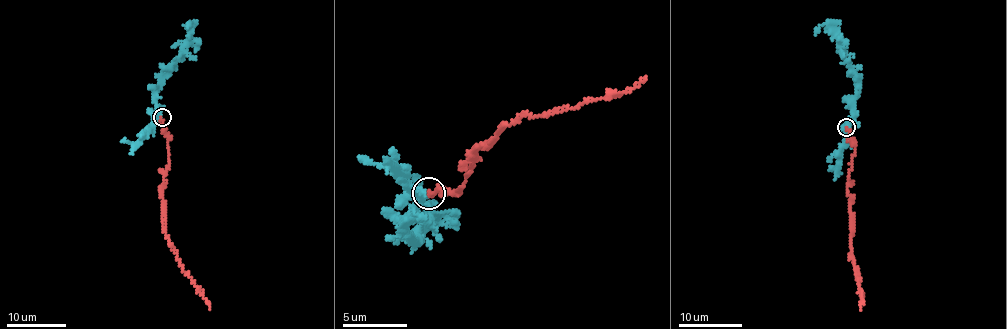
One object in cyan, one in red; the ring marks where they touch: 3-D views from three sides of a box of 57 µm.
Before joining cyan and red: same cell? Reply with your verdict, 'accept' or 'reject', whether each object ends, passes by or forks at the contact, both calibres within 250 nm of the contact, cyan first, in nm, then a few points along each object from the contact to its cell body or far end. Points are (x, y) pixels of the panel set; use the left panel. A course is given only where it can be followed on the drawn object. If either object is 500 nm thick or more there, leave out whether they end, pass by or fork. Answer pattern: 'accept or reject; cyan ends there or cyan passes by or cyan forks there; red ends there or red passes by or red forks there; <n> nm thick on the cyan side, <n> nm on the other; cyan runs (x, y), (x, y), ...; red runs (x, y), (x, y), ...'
reject; cyan passes by; red ends there; 280 nm thick on the cyan side, 160 nm on the other; cyan runs (161, 116), (157, 88), (184, 48), (195, 21), (187, 27); red runs (161, 118), (162, 130), (168, 139), (168, 170), (164, 177), (162, 203), (165, 235), (183, 271), (210, 308)

